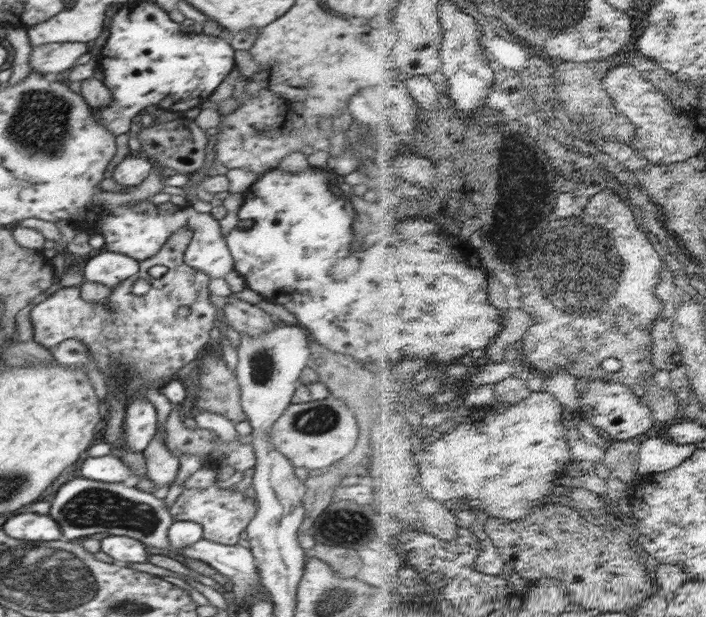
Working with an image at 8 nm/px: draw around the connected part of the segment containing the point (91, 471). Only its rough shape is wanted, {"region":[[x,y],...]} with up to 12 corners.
{"region":[[113,454],[81,460],[80,476],[106,484],[134,480]]}

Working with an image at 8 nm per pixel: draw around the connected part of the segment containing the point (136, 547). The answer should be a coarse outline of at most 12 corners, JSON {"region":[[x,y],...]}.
{"region":[[108,536],[100,550],[117,561],[148,562],[145,544]]}

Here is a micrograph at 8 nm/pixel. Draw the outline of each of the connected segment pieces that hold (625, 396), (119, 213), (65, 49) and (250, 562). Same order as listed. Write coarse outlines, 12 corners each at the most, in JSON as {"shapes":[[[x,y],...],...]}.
{"shapes":[[[598,379],[581,418],[615,440],[652,430],[651,406],[623,382]],[[148,200],[114,208],[104,248],[154,257],[178,229],[183,262],[211,279],[234,271],[218,220]],[[86,42],[33,47],[29,65],[39,74],[68,73],[89,52]],[[202,538],[177,553],[202,560],[233,580],[238,597],[260,586],[246,543]]]}

